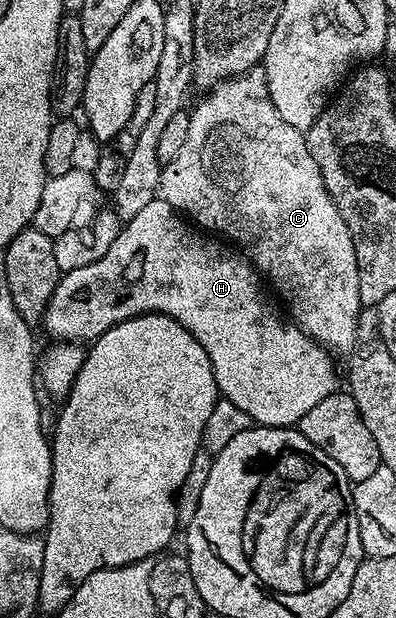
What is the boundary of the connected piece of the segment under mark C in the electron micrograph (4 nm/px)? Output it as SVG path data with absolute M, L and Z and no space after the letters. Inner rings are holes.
M264 68L249 69L237 77L228 78L212 86L206 93L209 94L189 113L191 131L187 131L187 140L179 151L179 156L176 159L171 159L171 163L164 165L161 170L160 200L165 201L171 208L188 218L194 226L200 227L210 234L220 235L232 242L244 256L252 261L253 268L268 282L271 289L271 284L273 284L274 290L272 289L272 292L274 294L277 292L290 305L288 316L308 337L313 338L314 341L324 345L330 351L336 351L336 349L352 350L353 340L357 334L357 320L363 308L359 299L359 267L355 259L355 243L351 239L351 231L347 227L347 223L343 223L343 215L339 215L339 211L323 183L319 163L315 163L315 159L311 159L311 151L305 142L305 133L291 127L291 123L285 122L279 116L279 111L275 111L275 103L271 103L271 91L267 87Z

